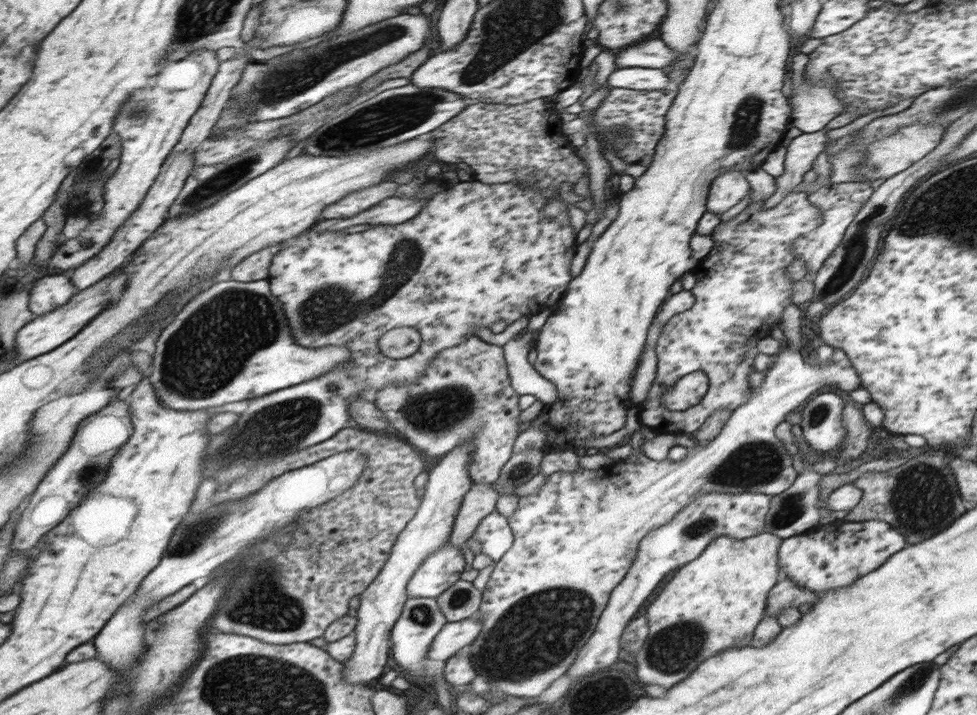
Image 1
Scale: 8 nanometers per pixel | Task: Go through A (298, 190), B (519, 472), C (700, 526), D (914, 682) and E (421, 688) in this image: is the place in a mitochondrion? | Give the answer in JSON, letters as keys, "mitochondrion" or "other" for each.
{"A":"other","B":"mitochondrion","C":"mitochondrion","D":"mitochondrion","E":"other"}

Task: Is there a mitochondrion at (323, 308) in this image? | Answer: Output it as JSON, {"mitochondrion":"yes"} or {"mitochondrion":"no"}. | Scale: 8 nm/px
{"mitochondrion":"yes"}

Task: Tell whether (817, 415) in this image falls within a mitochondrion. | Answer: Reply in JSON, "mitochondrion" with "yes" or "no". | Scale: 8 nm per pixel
{"mitochondrion":"yes"}

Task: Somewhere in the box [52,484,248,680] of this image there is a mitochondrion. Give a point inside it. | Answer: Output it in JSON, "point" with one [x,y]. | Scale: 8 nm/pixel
{"point":[196,534]}

